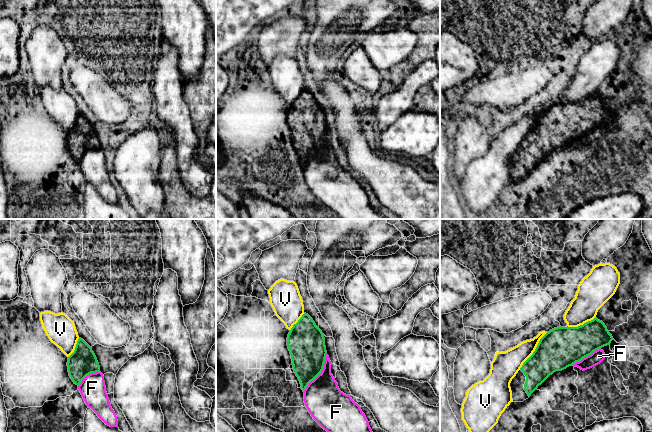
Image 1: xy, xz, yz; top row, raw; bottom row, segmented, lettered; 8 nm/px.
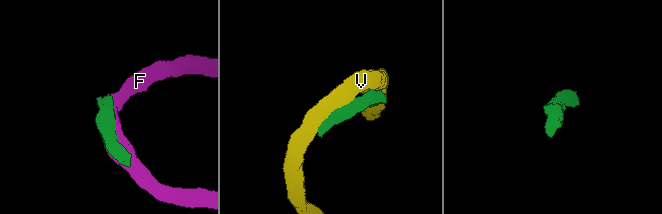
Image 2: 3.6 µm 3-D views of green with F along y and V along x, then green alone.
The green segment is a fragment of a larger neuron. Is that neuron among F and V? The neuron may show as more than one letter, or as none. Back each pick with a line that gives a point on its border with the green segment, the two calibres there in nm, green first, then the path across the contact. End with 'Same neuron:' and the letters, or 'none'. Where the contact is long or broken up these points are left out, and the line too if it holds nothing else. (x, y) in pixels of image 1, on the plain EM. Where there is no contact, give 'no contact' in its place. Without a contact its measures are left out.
Same neuron: none

